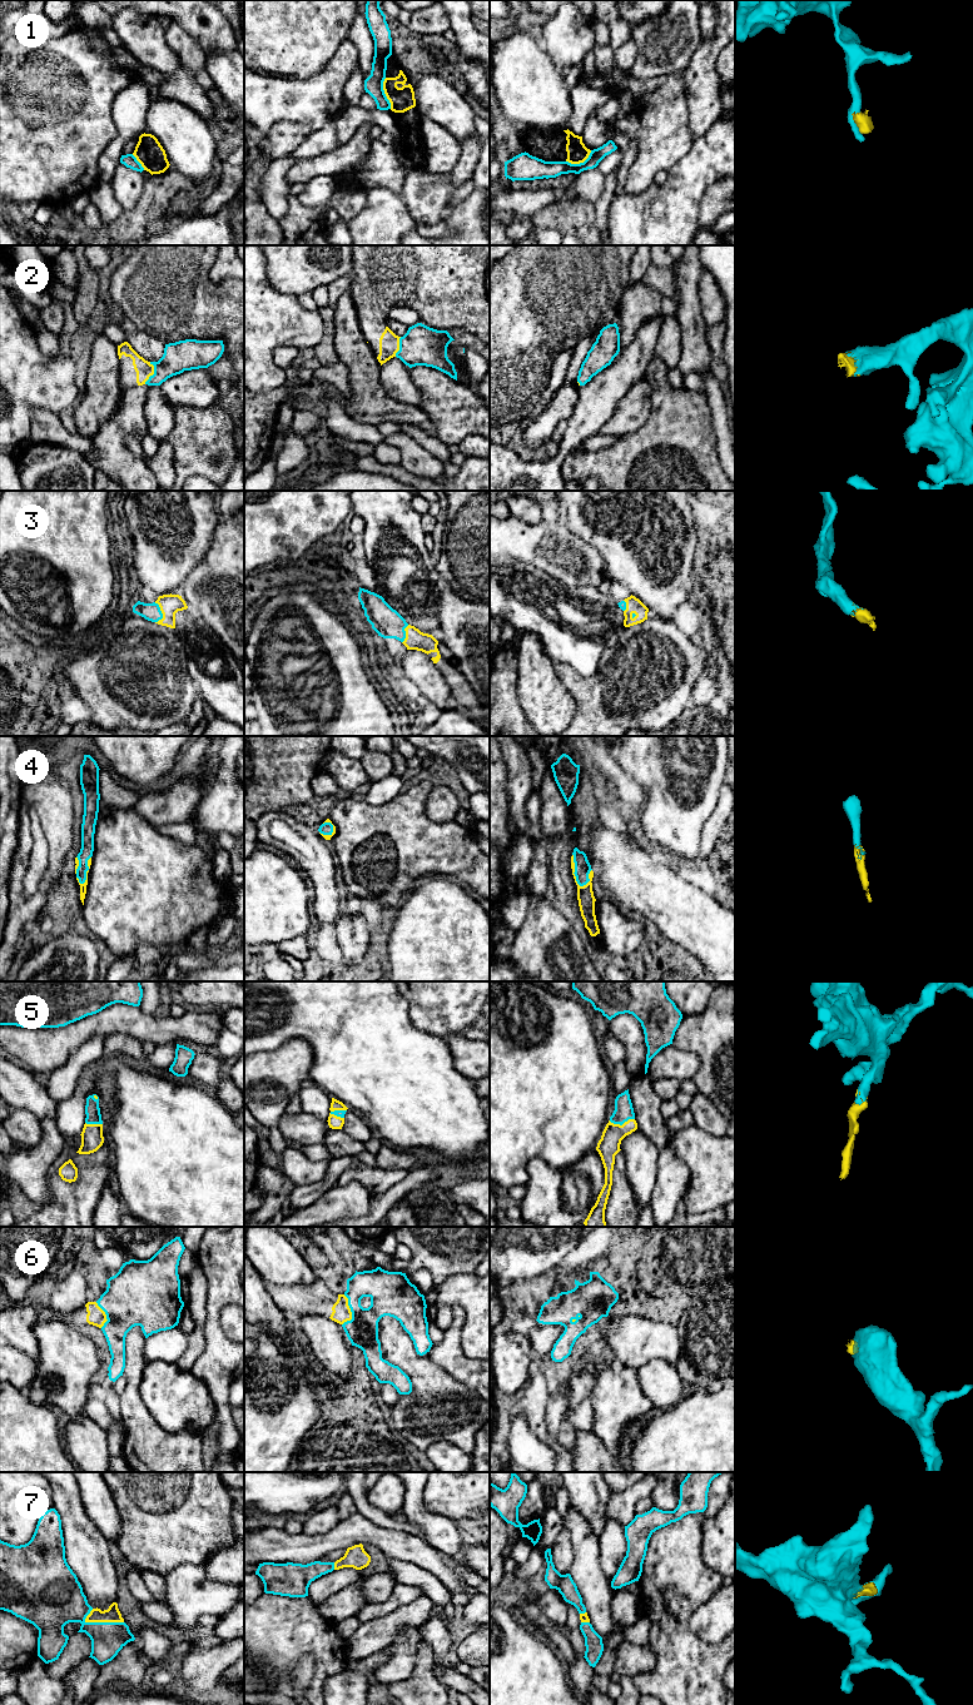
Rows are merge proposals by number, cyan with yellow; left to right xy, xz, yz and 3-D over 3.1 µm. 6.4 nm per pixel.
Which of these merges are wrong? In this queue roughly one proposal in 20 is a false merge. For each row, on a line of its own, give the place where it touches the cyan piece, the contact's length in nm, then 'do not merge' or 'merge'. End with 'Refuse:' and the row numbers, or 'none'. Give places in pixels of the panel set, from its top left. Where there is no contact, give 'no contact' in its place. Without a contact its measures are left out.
1: contact xz (383, 93); length 200 nm; do not merge
2: contact xy (154, 373); length 150 nm; merge
3: contact xy (160, 612); length 140 nm; merge
4: contact yz (575, 871); length 220 nm; merge
5: contact yz (621, 1124); length 170 nm; merge
6: contact xz (351, 1311); length 200 nm; merge
7: contact xy (104, 1623); length 260 nm; merge
Refuse: 1

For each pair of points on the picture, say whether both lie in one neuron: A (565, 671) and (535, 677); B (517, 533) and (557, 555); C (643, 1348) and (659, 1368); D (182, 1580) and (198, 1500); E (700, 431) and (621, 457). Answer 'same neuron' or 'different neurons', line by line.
A: different neurons
B: same neuron
C: different neurons
D: different neurons
E: same neuron

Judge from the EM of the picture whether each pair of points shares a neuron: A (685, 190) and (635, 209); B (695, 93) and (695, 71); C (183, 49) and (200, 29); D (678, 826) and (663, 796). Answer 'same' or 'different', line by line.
A: same
B: same
C: different
D: same

